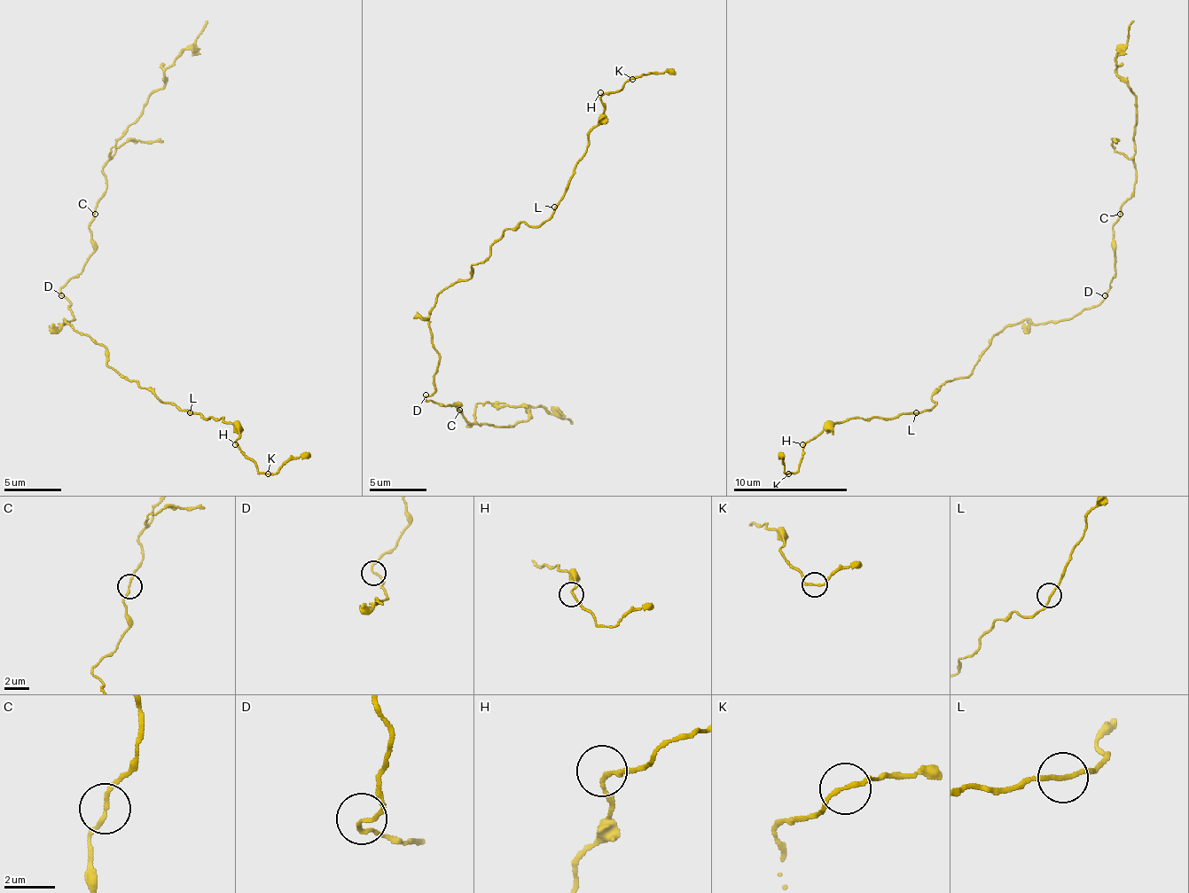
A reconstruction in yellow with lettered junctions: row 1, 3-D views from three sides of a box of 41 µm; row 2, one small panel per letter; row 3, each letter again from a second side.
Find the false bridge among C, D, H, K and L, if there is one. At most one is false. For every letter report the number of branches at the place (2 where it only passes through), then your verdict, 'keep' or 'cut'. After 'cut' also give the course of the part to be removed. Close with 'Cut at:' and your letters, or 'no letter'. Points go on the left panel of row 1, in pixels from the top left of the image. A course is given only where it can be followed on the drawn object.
C: 2 | keep
D: 2 | keep
H: 2 | keep
K: 2 | keep
L: 2 | keep
Cut at: no letter

